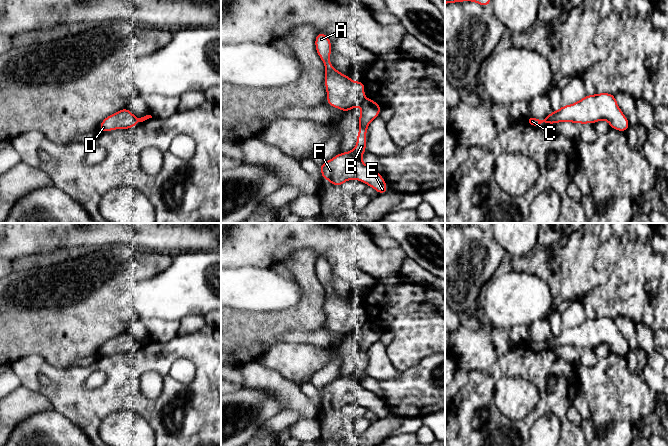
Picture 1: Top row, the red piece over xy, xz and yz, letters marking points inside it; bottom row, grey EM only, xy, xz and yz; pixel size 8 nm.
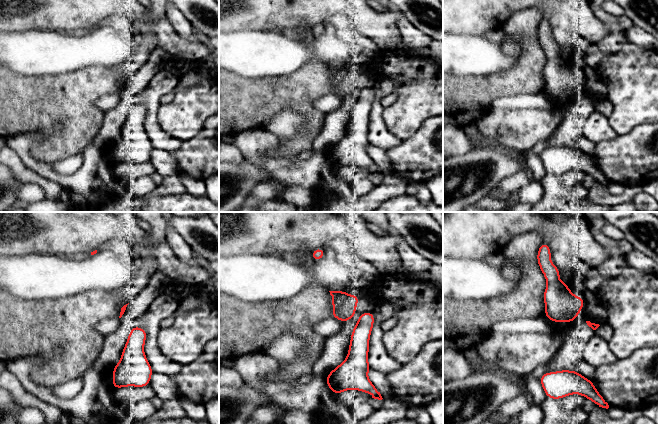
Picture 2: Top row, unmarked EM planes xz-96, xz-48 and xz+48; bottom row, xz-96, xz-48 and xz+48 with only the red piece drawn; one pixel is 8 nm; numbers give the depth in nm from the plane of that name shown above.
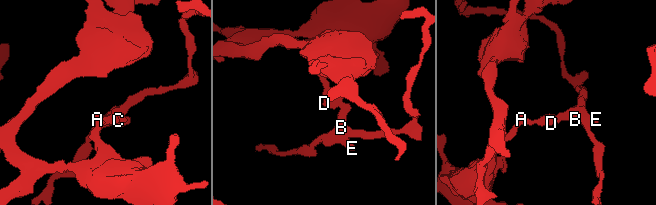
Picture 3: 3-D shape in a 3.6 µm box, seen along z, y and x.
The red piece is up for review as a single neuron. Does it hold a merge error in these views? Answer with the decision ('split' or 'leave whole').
split

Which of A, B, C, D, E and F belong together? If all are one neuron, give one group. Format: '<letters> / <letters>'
A C D / B E F

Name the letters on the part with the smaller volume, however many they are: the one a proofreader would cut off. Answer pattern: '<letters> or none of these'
B, E, F

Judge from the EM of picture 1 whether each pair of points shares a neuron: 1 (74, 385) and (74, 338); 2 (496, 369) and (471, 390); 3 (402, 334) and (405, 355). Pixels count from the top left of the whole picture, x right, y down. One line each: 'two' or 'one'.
1: two
2: one
3: one

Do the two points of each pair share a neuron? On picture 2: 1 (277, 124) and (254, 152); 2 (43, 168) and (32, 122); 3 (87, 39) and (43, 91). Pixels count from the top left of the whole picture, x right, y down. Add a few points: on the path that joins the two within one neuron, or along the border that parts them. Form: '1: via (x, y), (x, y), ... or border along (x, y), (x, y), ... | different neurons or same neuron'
1: border along (261, 129), (271, 132), (279, 138) | different neurons
2: border along (30, 139), (30, 153), (37, 159), (51, 163) | different neurons
3: border along (79, 69), (73, 72), (43, 76) | different neurons

